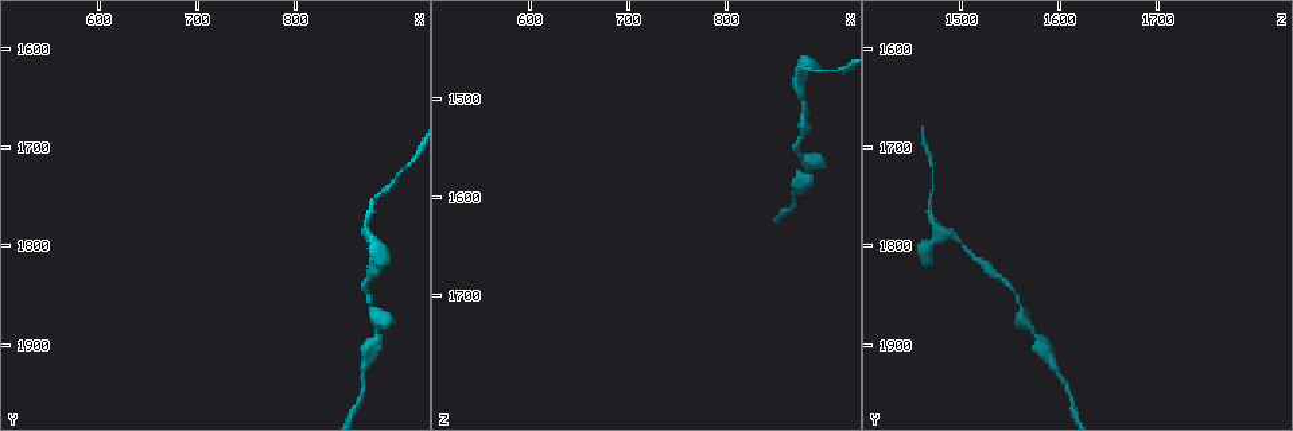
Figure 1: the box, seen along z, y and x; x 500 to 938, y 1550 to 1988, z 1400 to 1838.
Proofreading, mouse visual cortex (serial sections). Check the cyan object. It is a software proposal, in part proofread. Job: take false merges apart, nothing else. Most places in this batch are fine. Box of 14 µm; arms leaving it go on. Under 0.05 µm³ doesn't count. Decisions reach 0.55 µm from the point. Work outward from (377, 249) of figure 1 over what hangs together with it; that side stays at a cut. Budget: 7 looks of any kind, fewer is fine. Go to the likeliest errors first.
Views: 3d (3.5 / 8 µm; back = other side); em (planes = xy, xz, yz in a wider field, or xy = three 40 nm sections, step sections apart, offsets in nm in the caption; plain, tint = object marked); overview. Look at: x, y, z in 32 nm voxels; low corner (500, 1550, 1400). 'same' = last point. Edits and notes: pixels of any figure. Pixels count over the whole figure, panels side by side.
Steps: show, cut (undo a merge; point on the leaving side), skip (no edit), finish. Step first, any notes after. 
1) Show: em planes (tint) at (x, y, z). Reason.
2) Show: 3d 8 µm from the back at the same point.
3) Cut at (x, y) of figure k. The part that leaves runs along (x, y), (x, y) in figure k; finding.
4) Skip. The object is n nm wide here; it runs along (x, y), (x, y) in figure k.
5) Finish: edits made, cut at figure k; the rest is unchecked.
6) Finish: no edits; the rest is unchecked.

Show: 3d 3.5 µm at (875, 1775, 1475). Sharp bend.

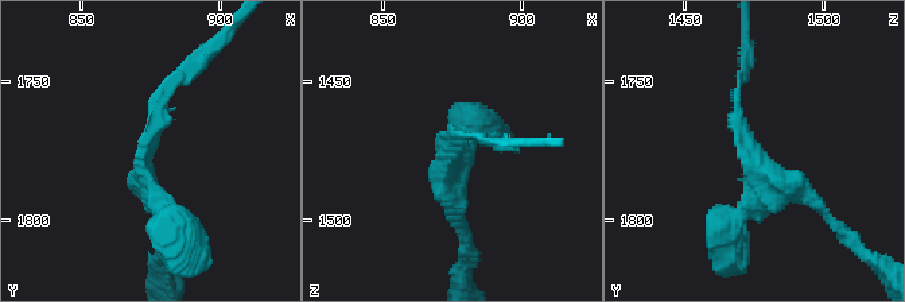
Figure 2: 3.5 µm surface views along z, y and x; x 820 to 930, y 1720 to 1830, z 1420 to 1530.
Show: em xy step 1 (tint) at (874, 1775, 1474). Shape alone is not enough.

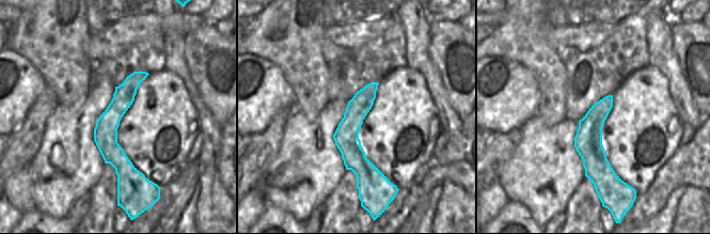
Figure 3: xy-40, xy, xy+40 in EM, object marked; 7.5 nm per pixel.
Skip. The object is 190 nm wide here; it runs along (731, 223), (762, 182), (738, 119), (745, 74) in figure 2; one cell here.

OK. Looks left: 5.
Show: 3d 3.5 µm at (875, 1860, 1560).

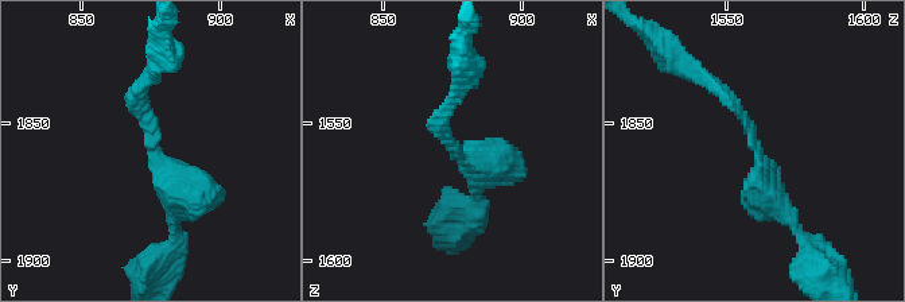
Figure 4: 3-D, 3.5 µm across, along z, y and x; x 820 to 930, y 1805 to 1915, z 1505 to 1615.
Show: em xy step 1 (tint) at (876, 1859, 1561). The arms are 200, 400 nm wide.

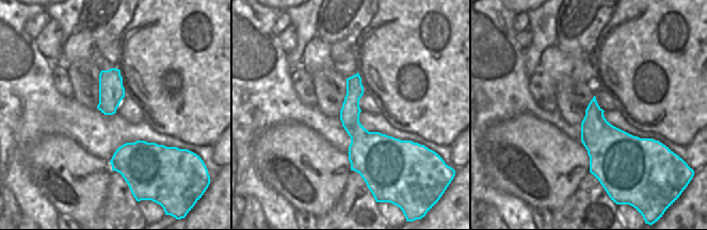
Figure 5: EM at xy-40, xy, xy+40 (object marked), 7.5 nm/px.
Show: em planes (tint) at the same point. Another direction.

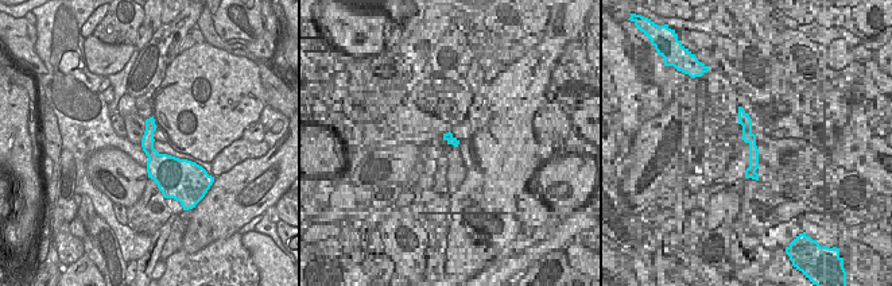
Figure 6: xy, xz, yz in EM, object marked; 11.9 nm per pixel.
Skip. The object is 190 nm wide here; it runs along (714, 84), (749, 126), (762, 188), (789, 220) in figure 4; one cell here.

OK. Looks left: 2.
Show: 3d 3.5 µm at (870, 1920, 1595). Thick turns thin.

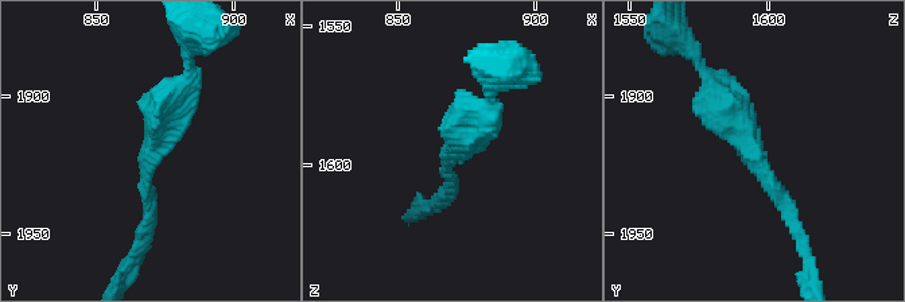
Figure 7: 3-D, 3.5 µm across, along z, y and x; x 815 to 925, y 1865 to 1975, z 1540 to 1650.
Show: em xy step 2 (tint) at (870, 1919, 1593). The arms are 200, 350 nm wide; need the tissue.

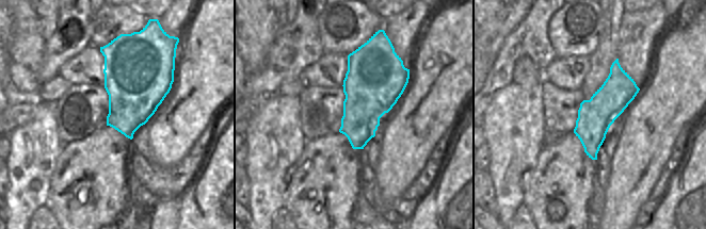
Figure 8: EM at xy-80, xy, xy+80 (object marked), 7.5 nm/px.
Skip. Continuous, no second cell.

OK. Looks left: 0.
Finish: no edits; the rest is unchecked.

